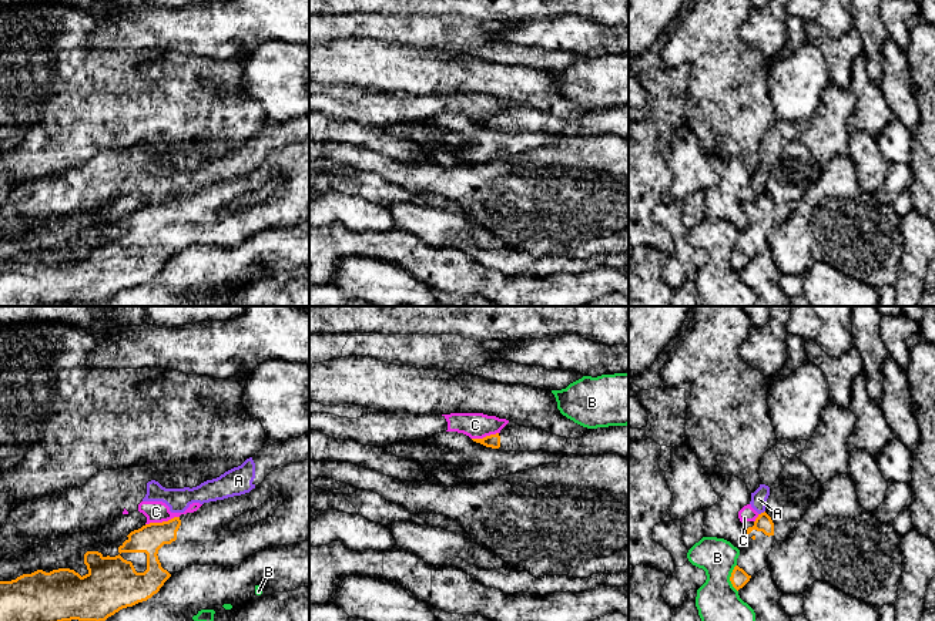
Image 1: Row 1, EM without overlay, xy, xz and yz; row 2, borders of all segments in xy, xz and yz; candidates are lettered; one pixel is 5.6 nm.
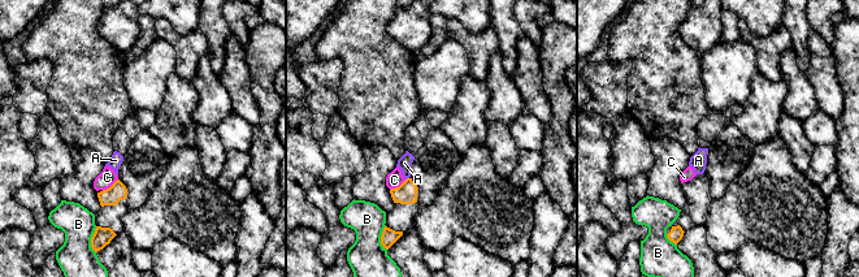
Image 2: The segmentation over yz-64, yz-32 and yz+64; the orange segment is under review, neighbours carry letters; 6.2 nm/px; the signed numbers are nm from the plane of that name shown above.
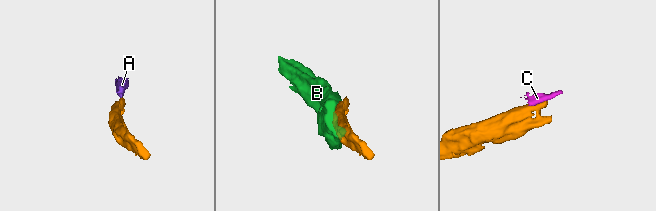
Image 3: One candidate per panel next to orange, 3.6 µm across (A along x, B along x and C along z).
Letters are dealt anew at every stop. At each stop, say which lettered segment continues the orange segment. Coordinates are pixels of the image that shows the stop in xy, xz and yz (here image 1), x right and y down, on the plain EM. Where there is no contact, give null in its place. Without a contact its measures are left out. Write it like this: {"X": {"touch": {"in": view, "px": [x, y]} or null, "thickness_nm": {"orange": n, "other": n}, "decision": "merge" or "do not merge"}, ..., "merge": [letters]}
{"A": {"touch": {"in": "yz", "px": [761, 194]}, "thickness_nm": {"orange": 100, "other": 90}, "decision": "do not merge"}, "B": {"touch": {"in": "yz", "px": [730, 259]}, "thickness_nm": {"orange": 100, "other": 280}, "decision": "do not merge"}, "C": {"touch": {"in": "xy", "px": [163, 202]}, "thickness_nm": {"orange": 160, "other": 130}, "decision": "do not merge"}, "merge": []}

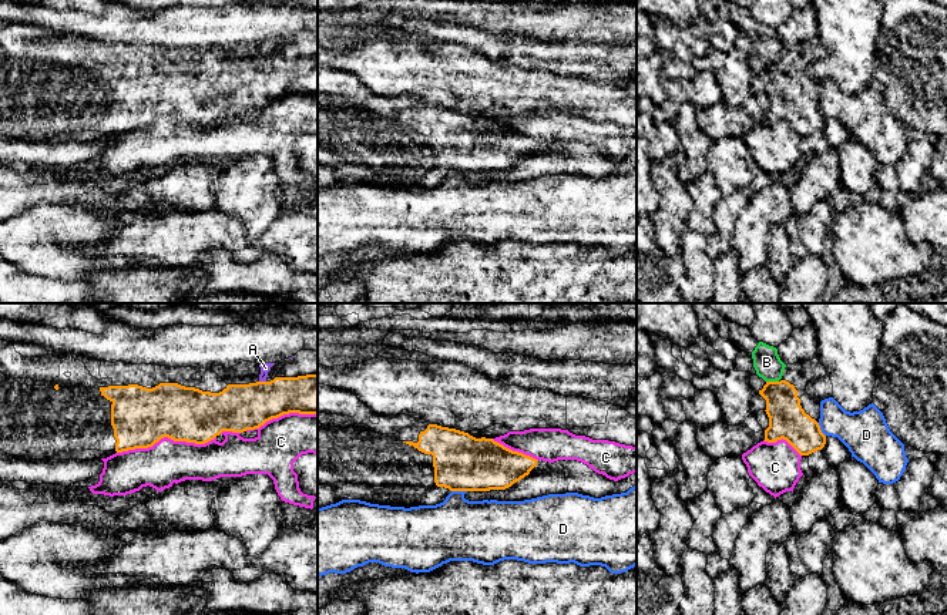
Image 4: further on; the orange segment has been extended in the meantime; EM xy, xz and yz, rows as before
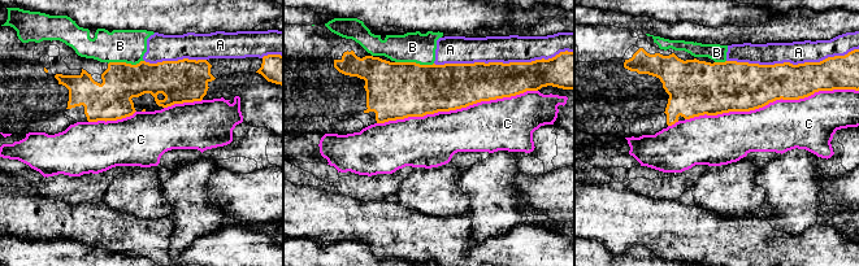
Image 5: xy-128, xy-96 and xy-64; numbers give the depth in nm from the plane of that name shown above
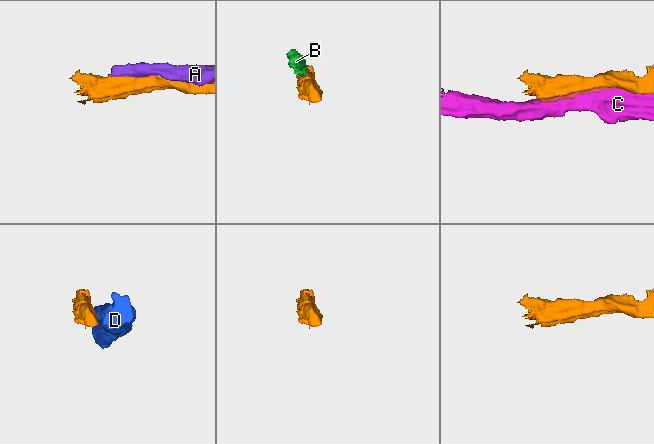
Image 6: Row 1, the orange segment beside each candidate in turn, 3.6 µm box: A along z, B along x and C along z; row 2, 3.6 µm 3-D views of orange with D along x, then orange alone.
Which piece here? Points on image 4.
{"A": {"touch": {"in": "xy", "px": [262, 63]}, "thickness_nm": {"orange": 260, "other": 50}, "decision": "do not merge"}, "B": {"touch": {"in": "yz", "px": [772, 63]}, "thickness_nm": {"orange": 220, "other": 160}, "decision": "do not merge"}, "C": {"touch": {"in": "xy", "px": [165, 117]}, "thickness_nm": {"orange": 320, "other": 240}, "decision": "do not merge"}, "D": {"touch": {"in": "xz", "px": [459, 171]}, "thickness_nm": {"orange": 320, "other": 360}, "decision": "do not merge"}, "merge": []}

